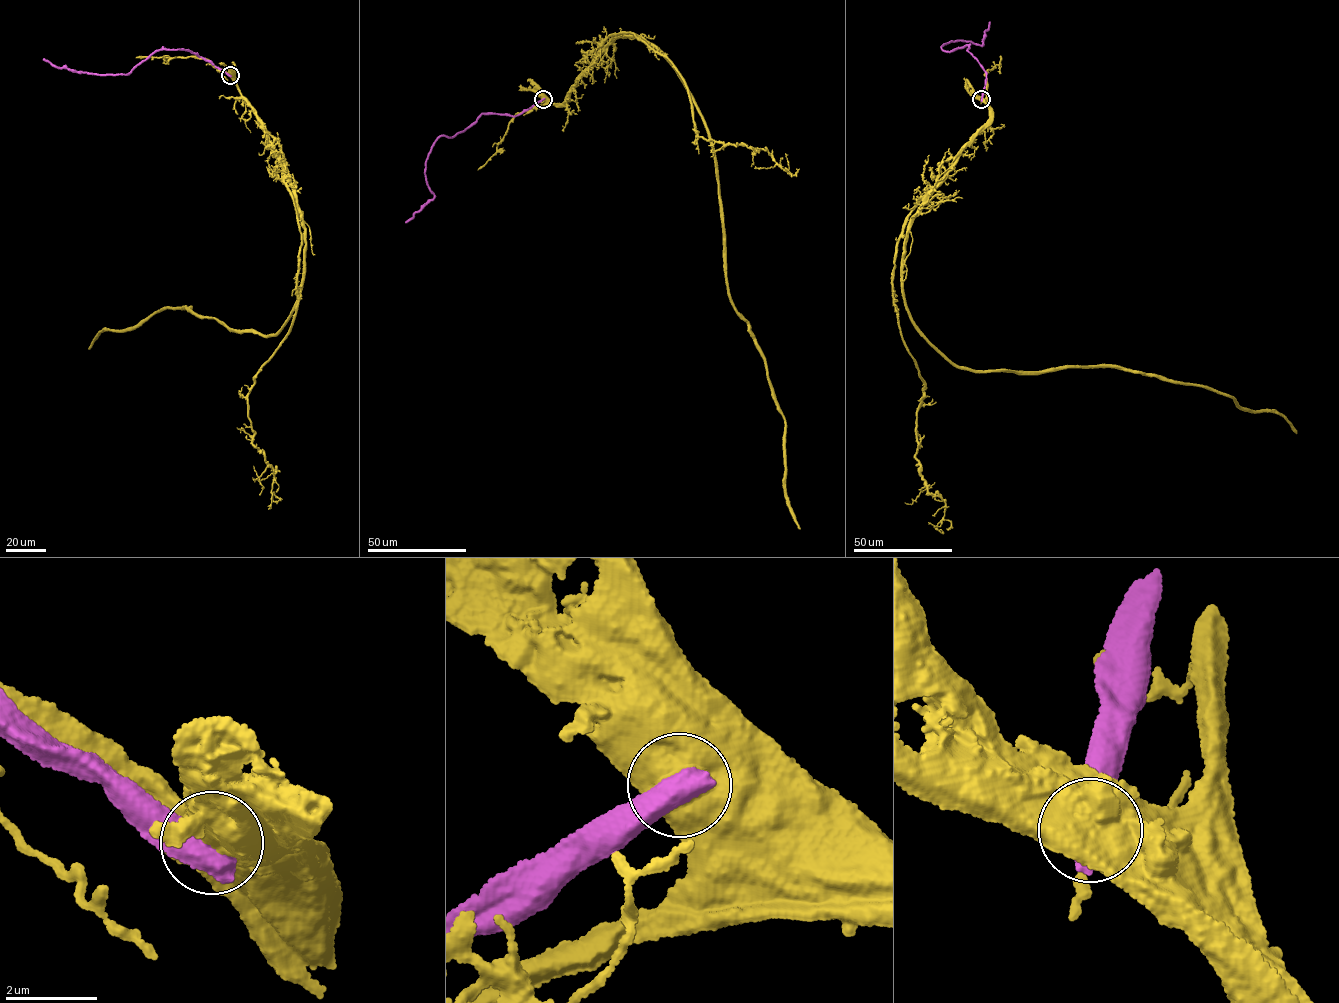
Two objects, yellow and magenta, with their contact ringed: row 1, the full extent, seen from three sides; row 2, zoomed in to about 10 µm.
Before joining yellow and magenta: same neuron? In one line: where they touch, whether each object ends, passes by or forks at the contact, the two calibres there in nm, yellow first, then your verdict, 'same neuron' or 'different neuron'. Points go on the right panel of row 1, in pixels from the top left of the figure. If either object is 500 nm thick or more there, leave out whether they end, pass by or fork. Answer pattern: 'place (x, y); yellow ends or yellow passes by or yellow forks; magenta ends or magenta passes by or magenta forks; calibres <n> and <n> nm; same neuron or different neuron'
place (981, 99); calibres 950 and 700 nm; different neuron

